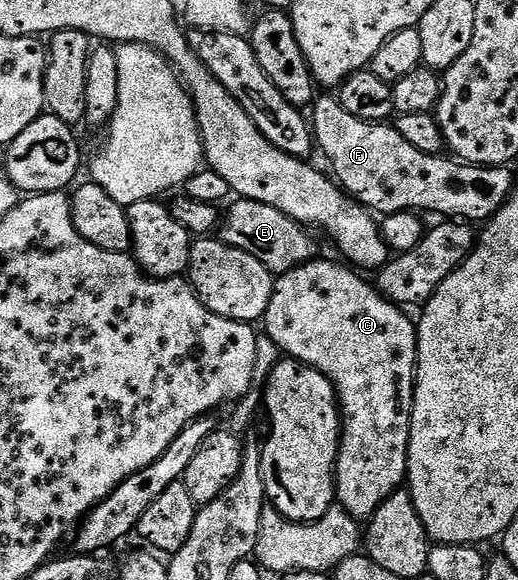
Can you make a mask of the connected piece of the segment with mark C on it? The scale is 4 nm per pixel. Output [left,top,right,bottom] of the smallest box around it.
[263,258,417,522]

